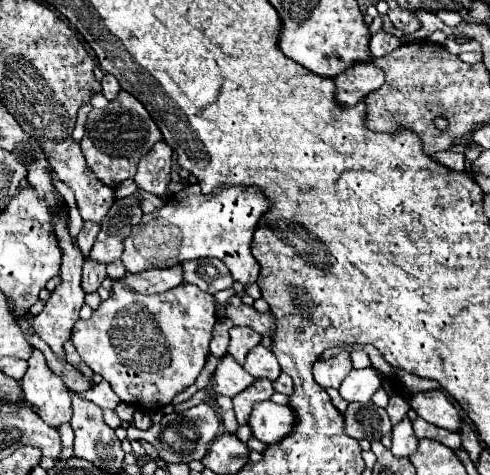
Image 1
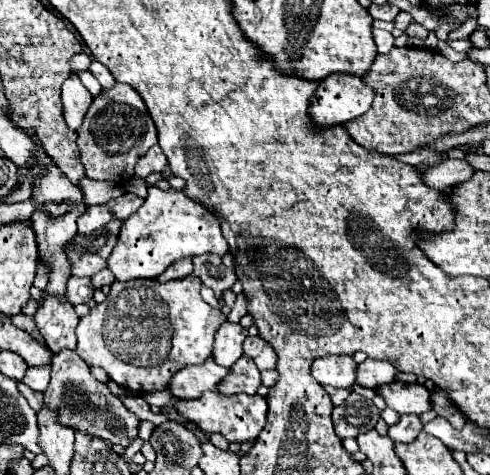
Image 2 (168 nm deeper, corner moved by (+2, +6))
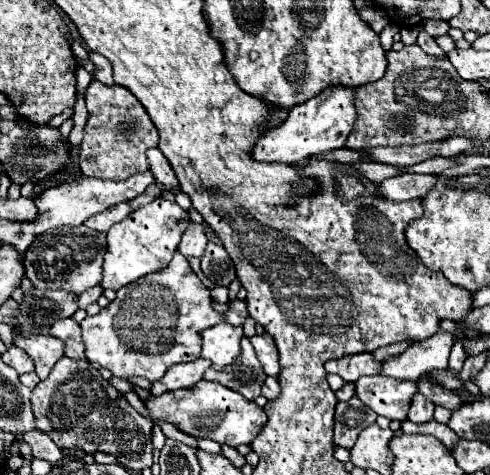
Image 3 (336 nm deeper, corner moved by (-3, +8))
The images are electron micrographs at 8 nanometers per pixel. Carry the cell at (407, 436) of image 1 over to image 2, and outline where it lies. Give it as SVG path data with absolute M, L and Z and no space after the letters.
M404 414L400 416L400 422L390 426L388 430L388 436L394 440L394 442L414 442L416 436L422 432L422 420L418 414Z

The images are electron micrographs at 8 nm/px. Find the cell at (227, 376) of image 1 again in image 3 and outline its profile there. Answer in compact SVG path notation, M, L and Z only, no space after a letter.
M197 358L195 362L183 362L183 364L173 364L169 372L165 372L163 380L157 380L151 388L153 396L161 396L171 390L179 388L193 388L199 380L203 380L205 370L211 366L211 360Z

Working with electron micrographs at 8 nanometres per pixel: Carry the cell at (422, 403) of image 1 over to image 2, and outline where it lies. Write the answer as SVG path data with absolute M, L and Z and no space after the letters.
M392 382L386 386L374 388L380 394L388 408L396 410L398 414L424 414L430 406L430 392L422 384L404 384Z

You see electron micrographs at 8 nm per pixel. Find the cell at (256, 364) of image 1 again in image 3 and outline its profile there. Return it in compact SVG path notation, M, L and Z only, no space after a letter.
M261 334L261 336L253 336L249 340L251 340L251 344L253 344L255 352L257 352L259 362L263 364L265 374L277 376L279 374L279 354L277 354L277 348L275 348L275 342L271 340L271 336Z

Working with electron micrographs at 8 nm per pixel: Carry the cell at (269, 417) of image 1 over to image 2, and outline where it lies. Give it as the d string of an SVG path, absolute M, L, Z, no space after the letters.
M222 392L202 394L202 398L192 398L192 400L178 400L174 408L186 422L196 424L196 428L202 430L206 436L222 434L228 442L238 442L238 444L256 440L256 436L266 424L266 412L268 412L266 398L258 394L248 396L248 394L222 394Z

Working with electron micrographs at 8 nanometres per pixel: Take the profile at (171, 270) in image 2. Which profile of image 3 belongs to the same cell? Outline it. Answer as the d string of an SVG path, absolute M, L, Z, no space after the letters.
M195 224L195 228L189 228L183 238L181 238L181 244L179 244L179 252L185 256L185 258L201 258L203 256L203 250L207 246L207 236L205 236L205 230L201 224Z

